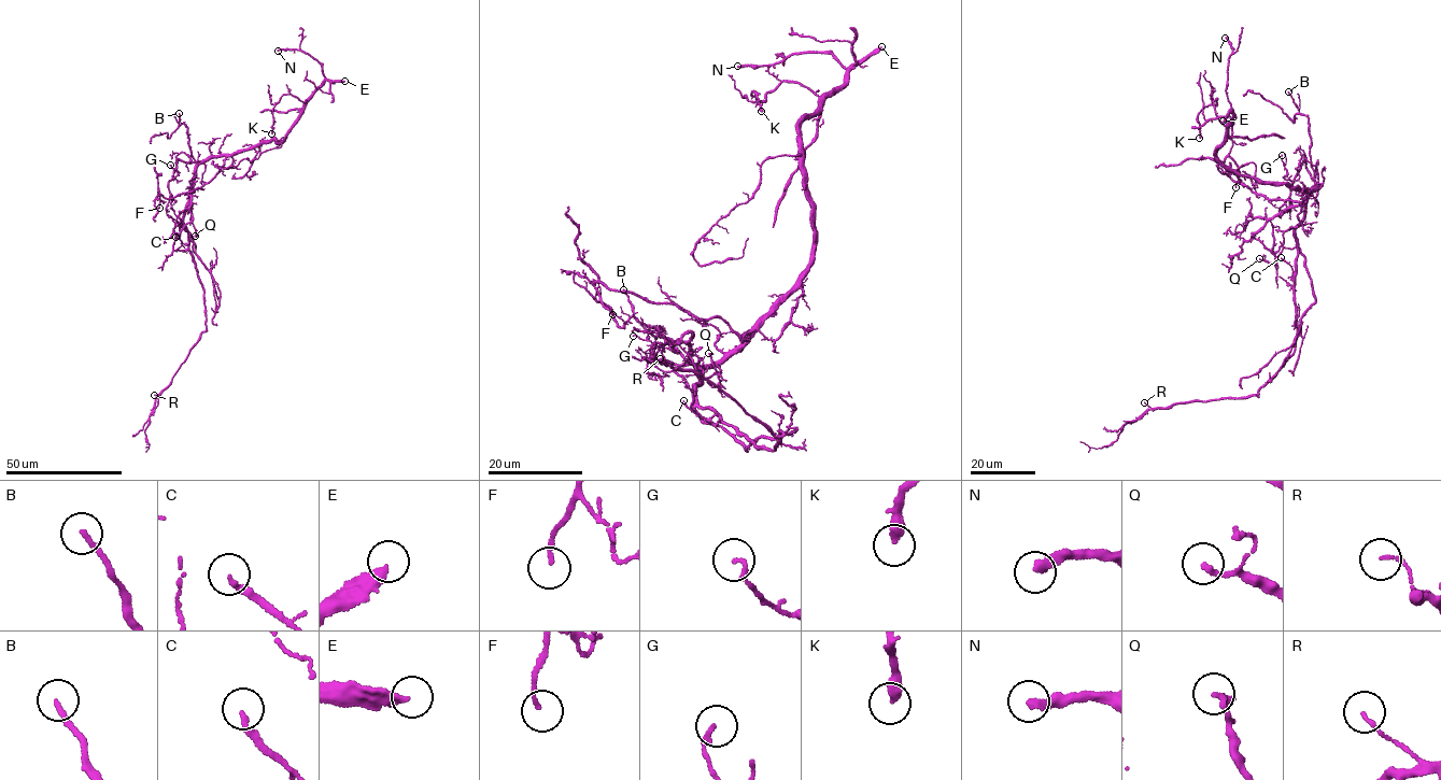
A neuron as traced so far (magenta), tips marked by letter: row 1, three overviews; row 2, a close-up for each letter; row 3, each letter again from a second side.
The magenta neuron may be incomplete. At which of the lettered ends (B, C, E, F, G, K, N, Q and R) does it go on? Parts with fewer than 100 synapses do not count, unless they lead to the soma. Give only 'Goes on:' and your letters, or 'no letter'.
Goes on: E, N

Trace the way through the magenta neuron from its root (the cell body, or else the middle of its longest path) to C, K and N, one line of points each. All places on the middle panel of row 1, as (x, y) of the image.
C: (703, 382), (695, 386), (696, 402), (703, 409), (715, 410), (718, 416), (698, 416), (683, 400)
K: (703, 382), (696, 365), (745, 346), (814, 246), (799, 125), (819, 97), (782, 81), (751, 93), (761, 111)
N: (703, 382), (696, 365), (740, 350), (806, 268), (813, 214), (799, 125), (846, 70), (828, 51), (737, 66)

